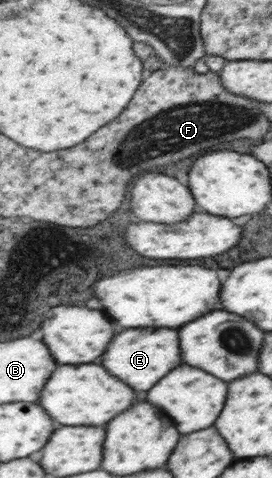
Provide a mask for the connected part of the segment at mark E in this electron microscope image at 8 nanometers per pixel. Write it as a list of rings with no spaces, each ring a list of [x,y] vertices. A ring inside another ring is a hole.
[[[170,328],[126,330],[114,338],[114,344],[110,344],[110,350],[104,354],[102,364],[110,370],[110,374],[114,374],[120,380],[124,380],[126,384],[134,386],[134,390],[148,392],[168,372],[172,372],[172,366],[174,368],[182,366],[182,350],[180,350],[178,330],[170,330]]]

